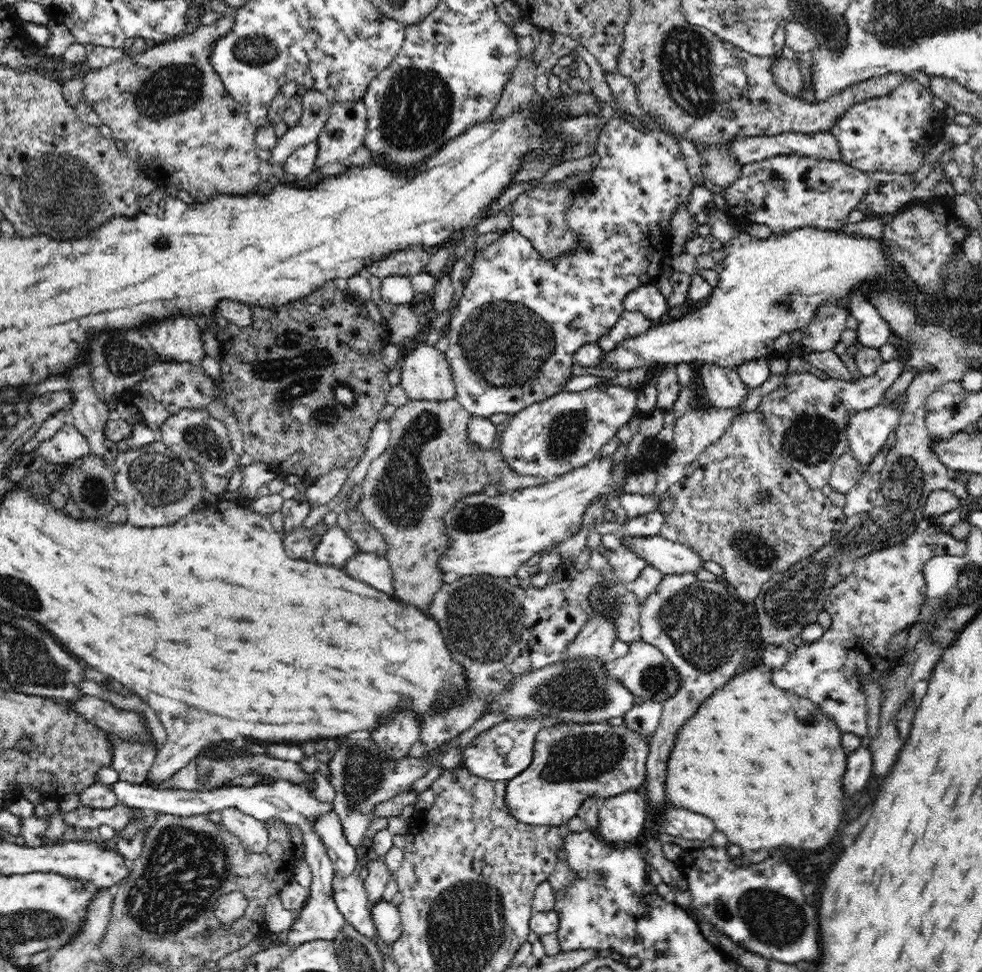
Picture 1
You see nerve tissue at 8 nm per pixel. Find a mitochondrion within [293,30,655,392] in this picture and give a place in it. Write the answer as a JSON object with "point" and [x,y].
{"point":[504,344]}

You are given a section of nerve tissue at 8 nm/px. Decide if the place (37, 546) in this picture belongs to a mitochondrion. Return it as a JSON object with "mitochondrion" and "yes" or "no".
{"mitochondrion":"no"}

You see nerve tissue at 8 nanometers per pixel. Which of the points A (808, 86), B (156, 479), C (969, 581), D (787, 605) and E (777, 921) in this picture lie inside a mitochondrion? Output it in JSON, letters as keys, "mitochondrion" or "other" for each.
{"A":"other","B":"mitochondrion","C":"mitochondrion","D":"mitochondrion","E":"mitochondrion"}

